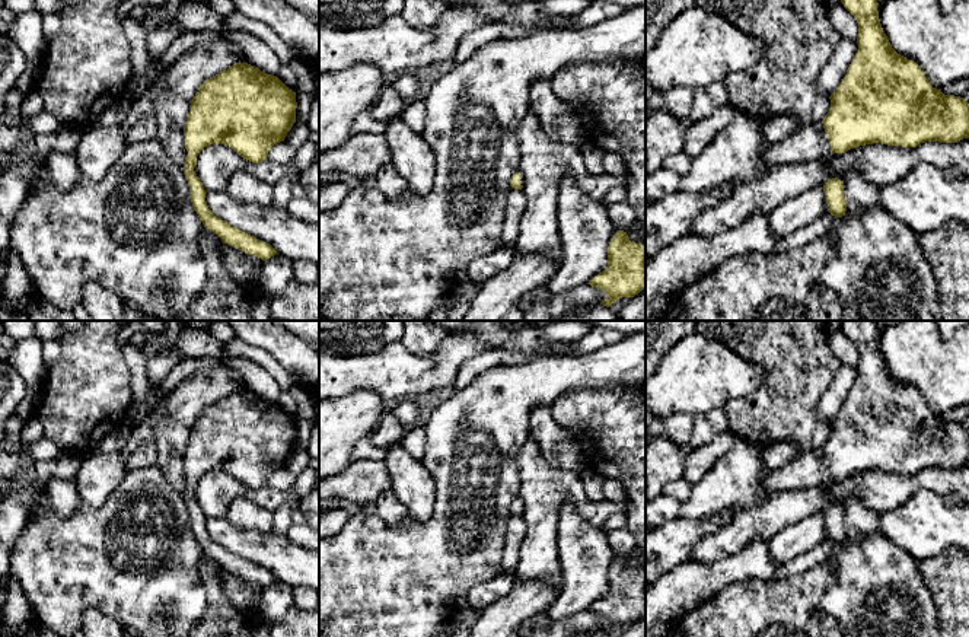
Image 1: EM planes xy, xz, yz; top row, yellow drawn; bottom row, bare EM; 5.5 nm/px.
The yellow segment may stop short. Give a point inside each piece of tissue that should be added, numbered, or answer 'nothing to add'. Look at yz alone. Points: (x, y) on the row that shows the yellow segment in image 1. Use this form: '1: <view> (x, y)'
1: yz (810, 143)

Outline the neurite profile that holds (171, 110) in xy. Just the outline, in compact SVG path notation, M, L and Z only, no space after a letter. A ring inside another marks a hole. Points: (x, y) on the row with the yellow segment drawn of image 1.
M157 90L154 93L156 140L181 168L184 168L188 155L184 127L189 105L188 99L170 90Z

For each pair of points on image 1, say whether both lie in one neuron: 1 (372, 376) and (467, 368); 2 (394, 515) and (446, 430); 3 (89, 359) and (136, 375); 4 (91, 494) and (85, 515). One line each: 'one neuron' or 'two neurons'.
1: two neurons
2: two neurons
3: two neurons
4: two neurons

